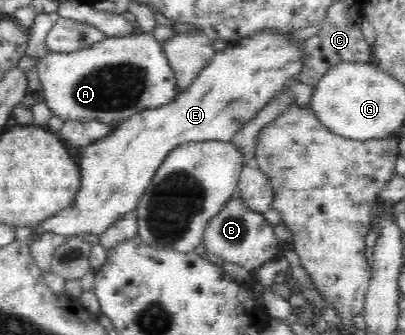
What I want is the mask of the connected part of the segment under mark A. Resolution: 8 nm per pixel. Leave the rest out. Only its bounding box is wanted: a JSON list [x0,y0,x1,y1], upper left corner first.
[36,25,181,124]

